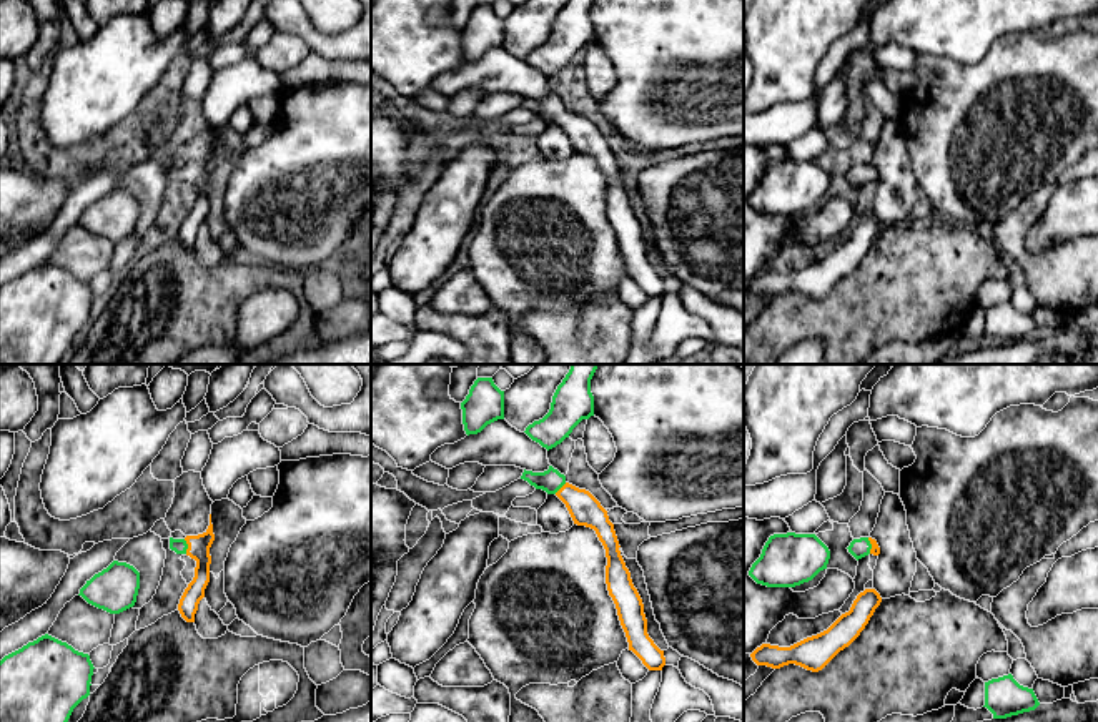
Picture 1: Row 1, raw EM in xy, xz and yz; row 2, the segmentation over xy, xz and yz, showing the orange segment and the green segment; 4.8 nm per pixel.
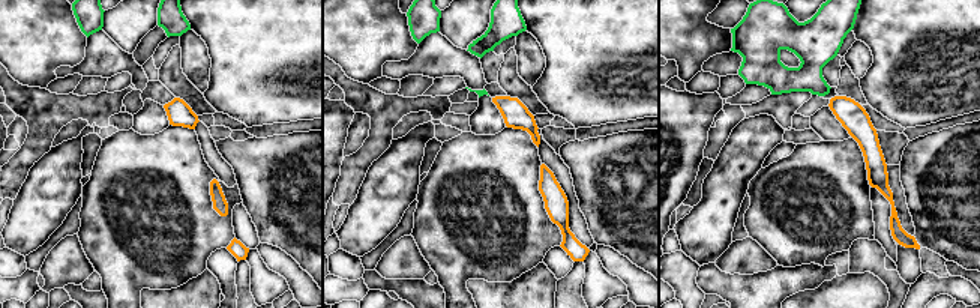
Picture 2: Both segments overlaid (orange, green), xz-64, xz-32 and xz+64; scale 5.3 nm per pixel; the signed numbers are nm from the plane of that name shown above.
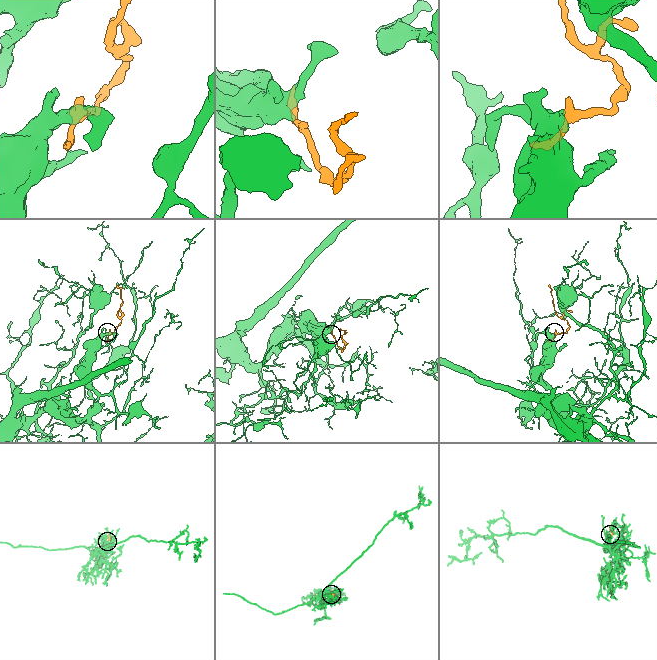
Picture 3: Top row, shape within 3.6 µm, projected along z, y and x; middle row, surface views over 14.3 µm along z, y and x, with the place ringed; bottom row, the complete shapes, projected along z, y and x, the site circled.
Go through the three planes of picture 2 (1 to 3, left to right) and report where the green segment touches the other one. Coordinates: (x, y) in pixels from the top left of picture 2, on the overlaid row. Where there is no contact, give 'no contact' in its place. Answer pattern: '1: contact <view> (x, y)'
1: no contact
2: no contact
3: no contact

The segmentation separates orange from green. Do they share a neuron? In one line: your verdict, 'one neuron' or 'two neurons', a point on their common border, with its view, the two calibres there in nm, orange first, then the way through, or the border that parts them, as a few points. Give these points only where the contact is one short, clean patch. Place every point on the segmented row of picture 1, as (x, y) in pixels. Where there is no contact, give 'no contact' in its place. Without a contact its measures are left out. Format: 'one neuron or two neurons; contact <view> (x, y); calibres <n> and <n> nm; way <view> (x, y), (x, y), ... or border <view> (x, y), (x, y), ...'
one neuron; contact xy (188, 546); calibres 110 and 70 nm; way xy (198, 546), (188, 546), (180, 546)

